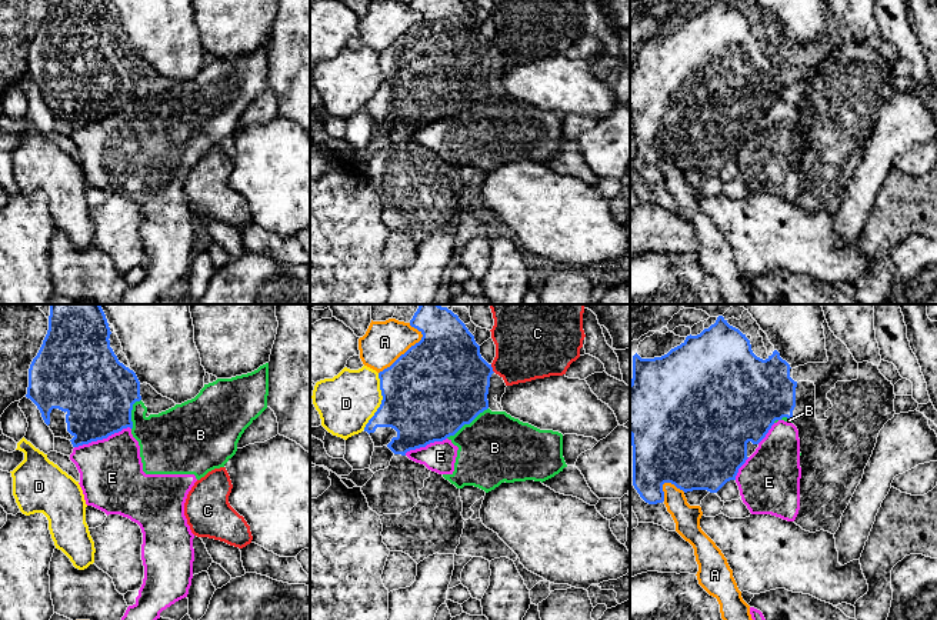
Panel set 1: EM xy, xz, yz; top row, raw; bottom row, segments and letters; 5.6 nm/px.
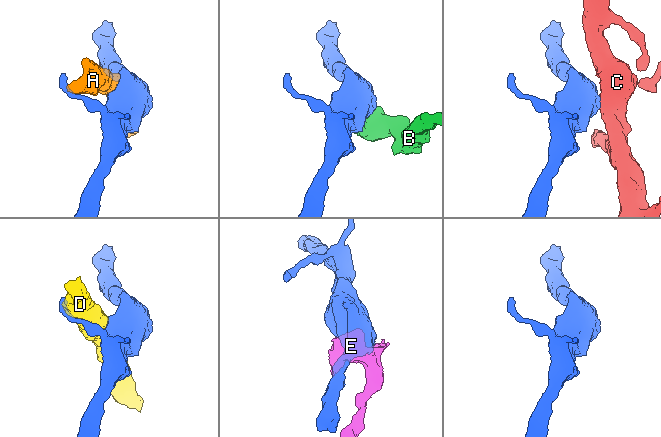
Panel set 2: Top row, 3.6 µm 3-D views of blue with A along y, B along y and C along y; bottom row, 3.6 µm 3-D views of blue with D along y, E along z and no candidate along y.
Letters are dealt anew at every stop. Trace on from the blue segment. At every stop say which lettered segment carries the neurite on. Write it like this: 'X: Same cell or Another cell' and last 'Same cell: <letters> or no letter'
A: Another cell
B: Another cell
C: Another cell
D: Another cell
E: Another cell
Same cell: no letter

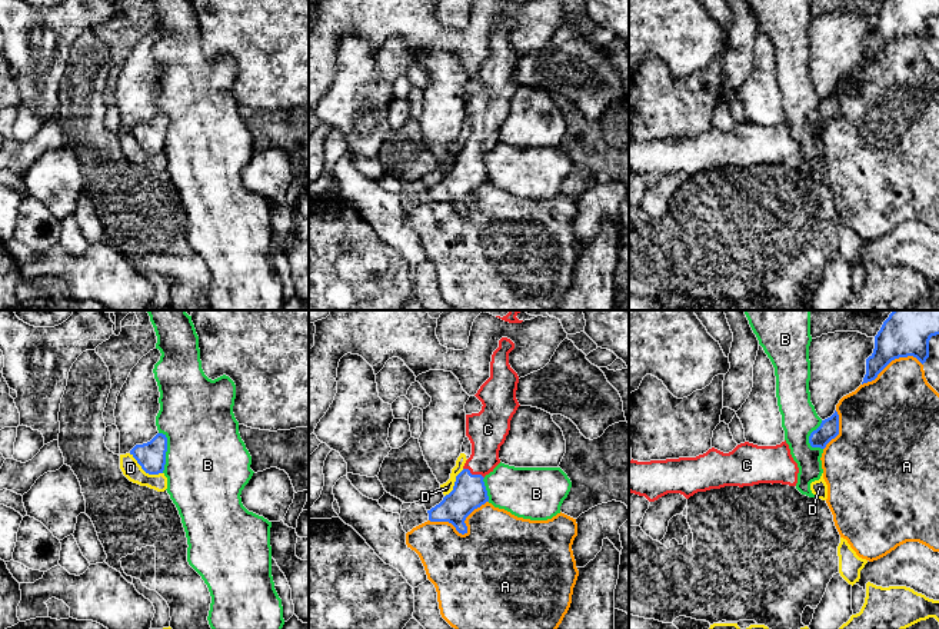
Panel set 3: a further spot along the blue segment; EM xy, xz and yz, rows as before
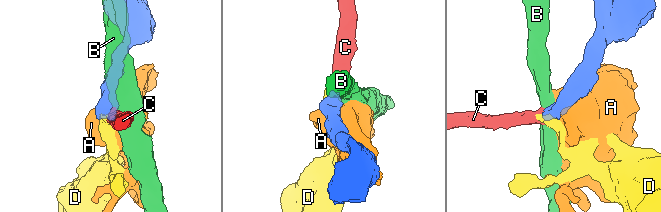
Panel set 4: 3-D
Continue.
A: Another cell
B: Another cell
C: Same cell
D: Another cell
Same cell: C

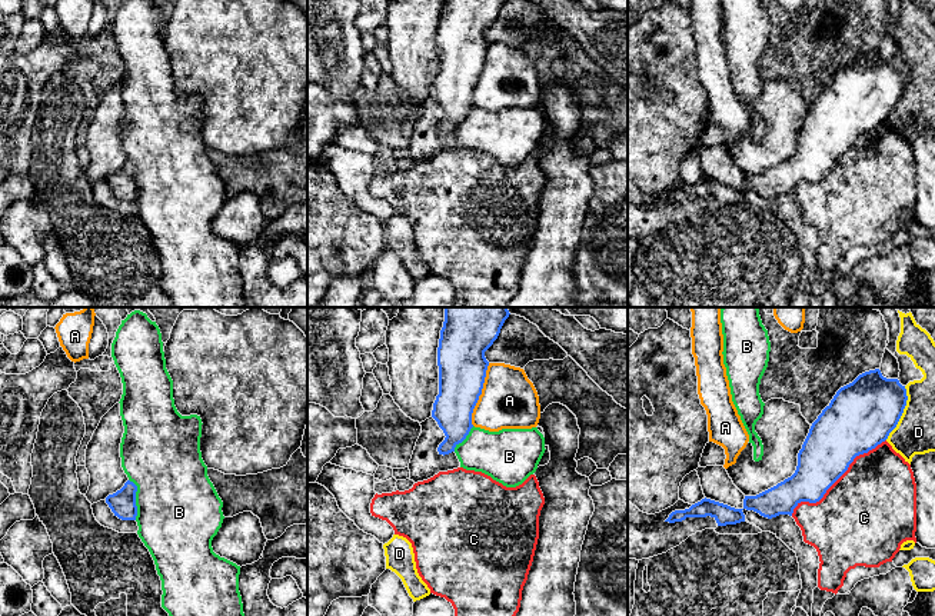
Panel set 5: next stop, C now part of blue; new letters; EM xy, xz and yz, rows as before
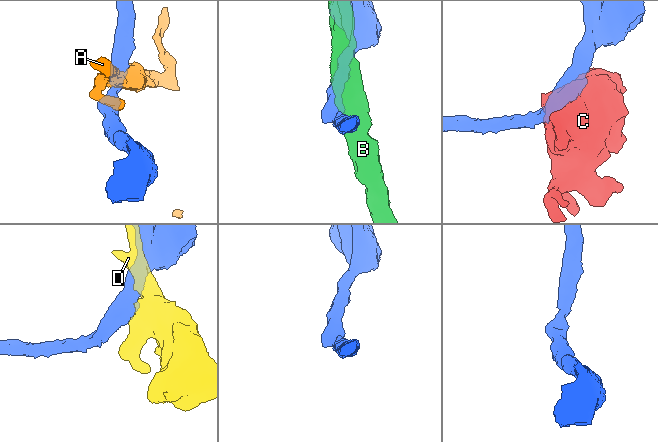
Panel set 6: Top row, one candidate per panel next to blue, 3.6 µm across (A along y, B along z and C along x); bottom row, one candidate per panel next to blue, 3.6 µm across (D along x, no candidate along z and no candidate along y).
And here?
A: Another cell
B: Another cell
C: Another cell
D: Another cell
Same cell: no letter

